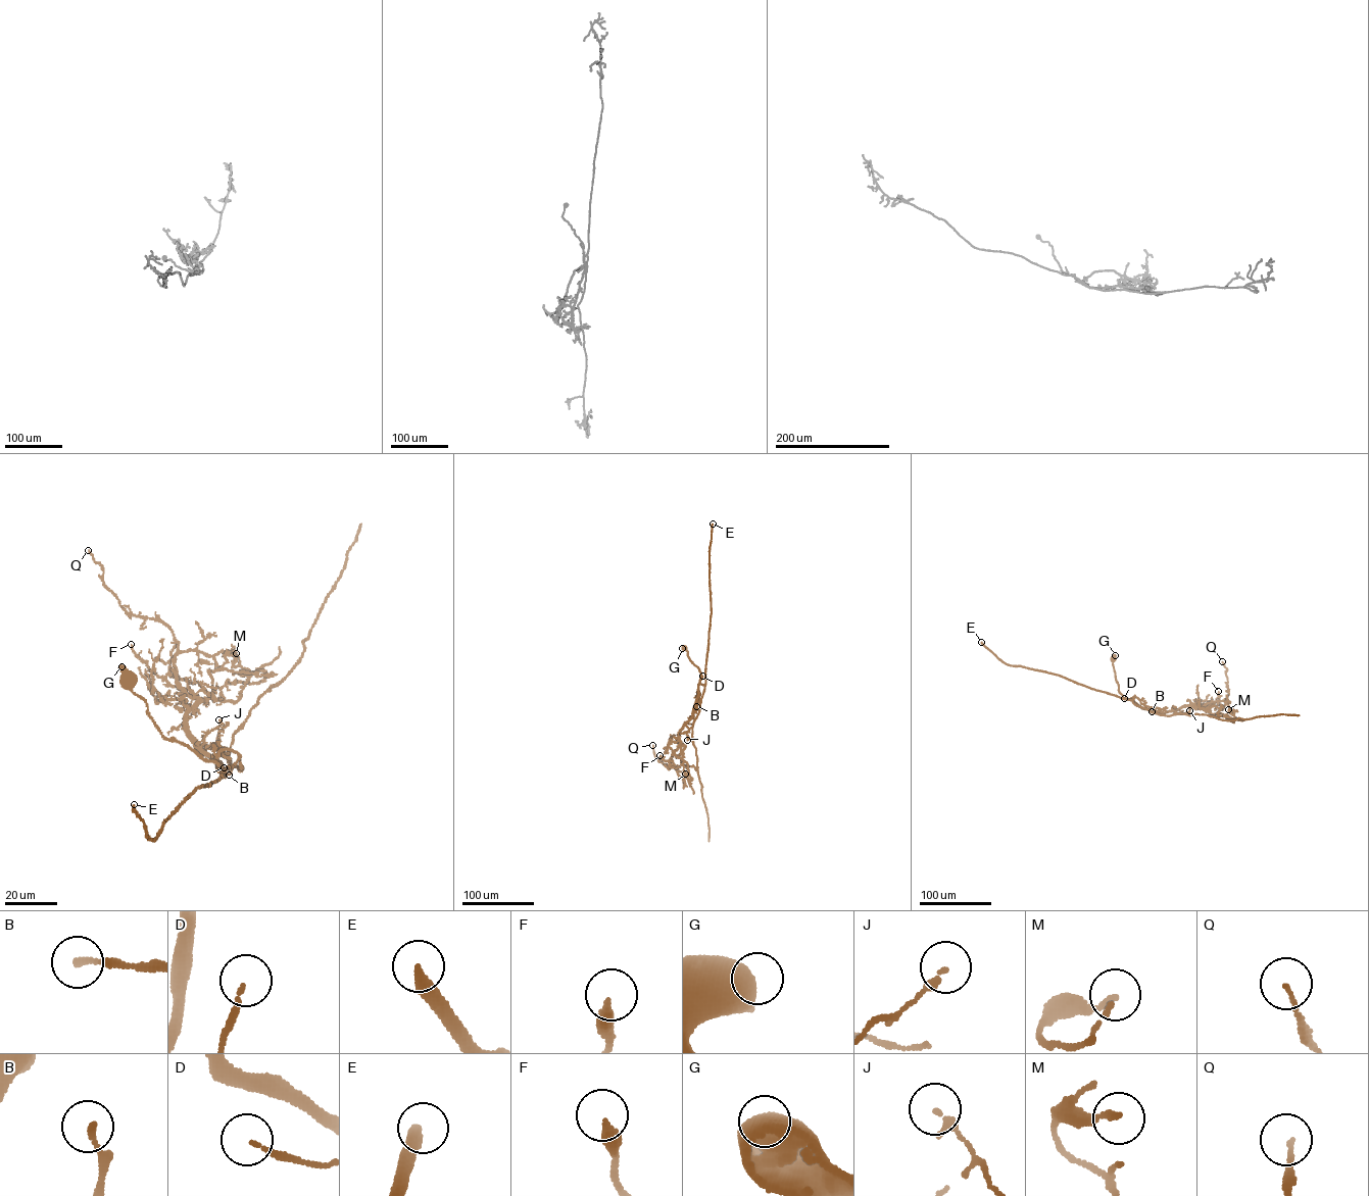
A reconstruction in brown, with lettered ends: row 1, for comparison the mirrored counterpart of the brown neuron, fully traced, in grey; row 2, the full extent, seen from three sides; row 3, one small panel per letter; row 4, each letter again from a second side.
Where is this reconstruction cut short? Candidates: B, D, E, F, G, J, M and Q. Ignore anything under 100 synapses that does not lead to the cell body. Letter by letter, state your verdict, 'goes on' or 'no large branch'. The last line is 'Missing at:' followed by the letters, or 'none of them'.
B: no large branch
D: no large branch
E: goes on
F: no large branch
G: no large branch
J: no large branch
M: no large branch
Q: no large branch
Missing at: E

